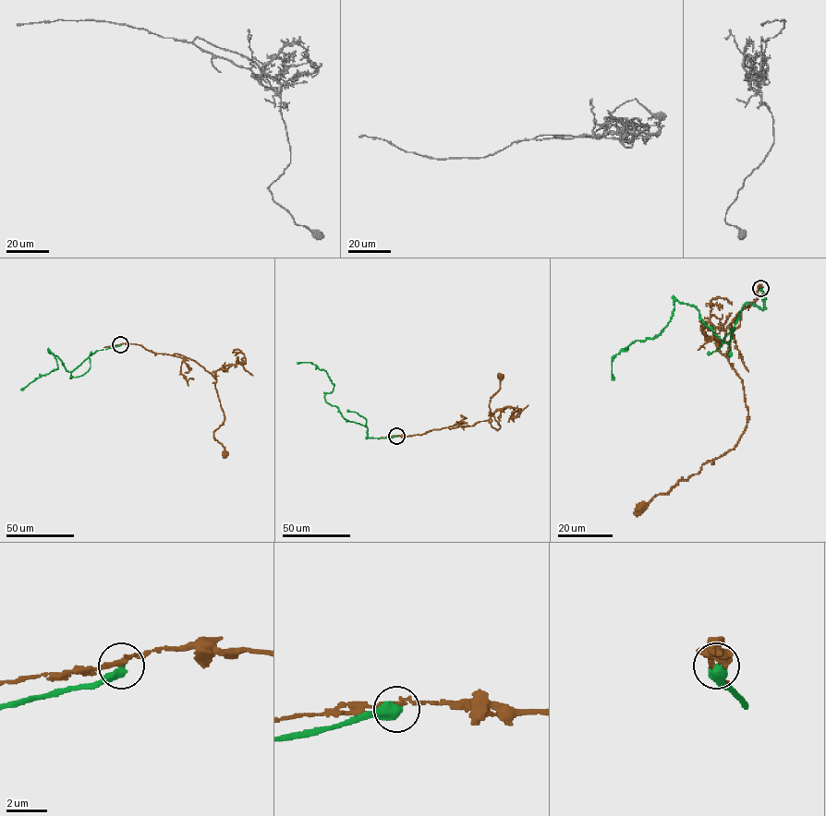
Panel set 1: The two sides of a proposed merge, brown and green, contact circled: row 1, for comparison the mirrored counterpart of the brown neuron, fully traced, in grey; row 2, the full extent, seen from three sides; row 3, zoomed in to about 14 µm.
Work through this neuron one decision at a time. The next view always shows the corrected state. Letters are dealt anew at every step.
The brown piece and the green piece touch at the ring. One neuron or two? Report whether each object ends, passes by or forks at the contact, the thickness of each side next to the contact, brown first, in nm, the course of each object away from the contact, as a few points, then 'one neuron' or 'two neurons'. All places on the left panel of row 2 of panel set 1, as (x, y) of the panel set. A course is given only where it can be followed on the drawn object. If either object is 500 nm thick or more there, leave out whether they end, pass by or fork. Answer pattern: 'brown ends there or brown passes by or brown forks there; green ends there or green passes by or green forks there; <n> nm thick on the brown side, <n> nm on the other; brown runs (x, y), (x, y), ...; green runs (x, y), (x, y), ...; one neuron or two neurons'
200 nm thick on the brown side, 550 nm on the other; brown runs (120, 344), (180, 354), (216, 379), (224, 421), (213, 437), (224, 447), (224, 454); green runs (120, 344), (90, 354), (91, 352), (70, 371), (49, 351), (57, 367), (36, 378), (21, 390); two neurons

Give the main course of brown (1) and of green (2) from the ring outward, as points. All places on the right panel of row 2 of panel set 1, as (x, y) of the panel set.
1: (760, 288), (742, 309), (726, 355), (742, 380), (745, 430), (734, 446), (642, 509)
2: (760, 288), (765, 307), (746, 304), (728, 342), (694, 306), (675, 300), (663, 330), (615, 355), (613, 380)

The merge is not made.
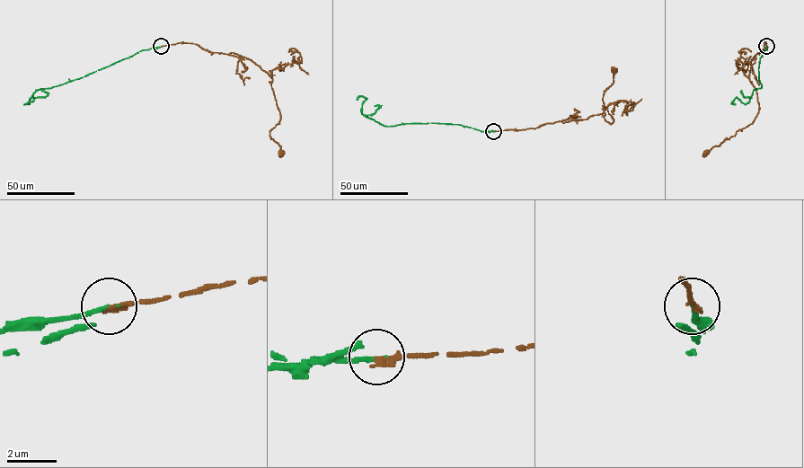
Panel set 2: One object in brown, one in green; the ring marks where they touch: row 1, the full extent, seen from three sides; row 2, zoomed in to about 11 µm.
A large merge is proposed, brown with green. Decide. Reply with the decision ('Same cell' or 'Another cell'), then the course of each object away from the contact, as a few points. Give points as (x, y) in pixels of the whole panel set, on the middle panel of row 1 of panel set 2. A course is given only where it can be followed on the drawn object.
Same cell. Course of brown: (493, 131), (534, 128), (604, 112), (611, 123), (603, 99), (614, 82), (613, 71). Course of green: (493, 131), (438, 123), (385, 126), (362, 113), (366, 97), (359, 96), (357, 100)

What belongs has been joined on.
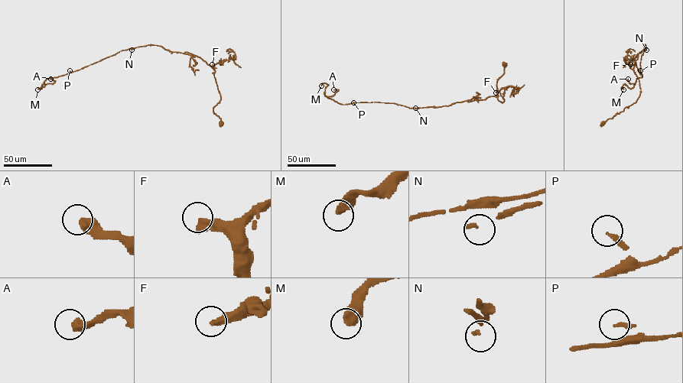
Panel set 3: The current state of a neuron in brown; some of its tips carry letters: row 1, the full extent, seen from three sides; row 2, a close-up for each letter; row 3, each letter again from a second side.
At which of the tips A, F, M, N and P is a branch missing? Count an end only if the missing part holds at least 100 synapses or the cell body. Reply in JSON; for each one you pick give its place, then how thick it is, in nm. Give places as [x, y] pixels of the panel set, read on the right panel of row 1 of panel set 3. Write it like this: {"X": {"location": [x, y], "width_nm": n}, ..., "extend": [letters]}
{"F": {"location": [630, 64], "width_nm": 360}, "extend": ["F"]}

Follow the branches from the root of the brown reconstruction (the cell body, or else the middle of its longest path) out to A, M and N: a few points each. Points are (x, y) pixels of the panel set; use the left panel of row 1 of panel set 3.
A: (220, 124), (213, 111), (220, 99), (215, 70), (187, 52), (131, 48), (44, 83), (53, 83), (50, 79)
M: (220, 124), (213, 111), (220, 99), (215, 70), (200, 57), (158, 45), (122, 50), (48, 78), (37, 89)
N: (220, 124), (213, 111), (220, 96), (210, 66), (190, 53), (158, 45), (131, 50)

